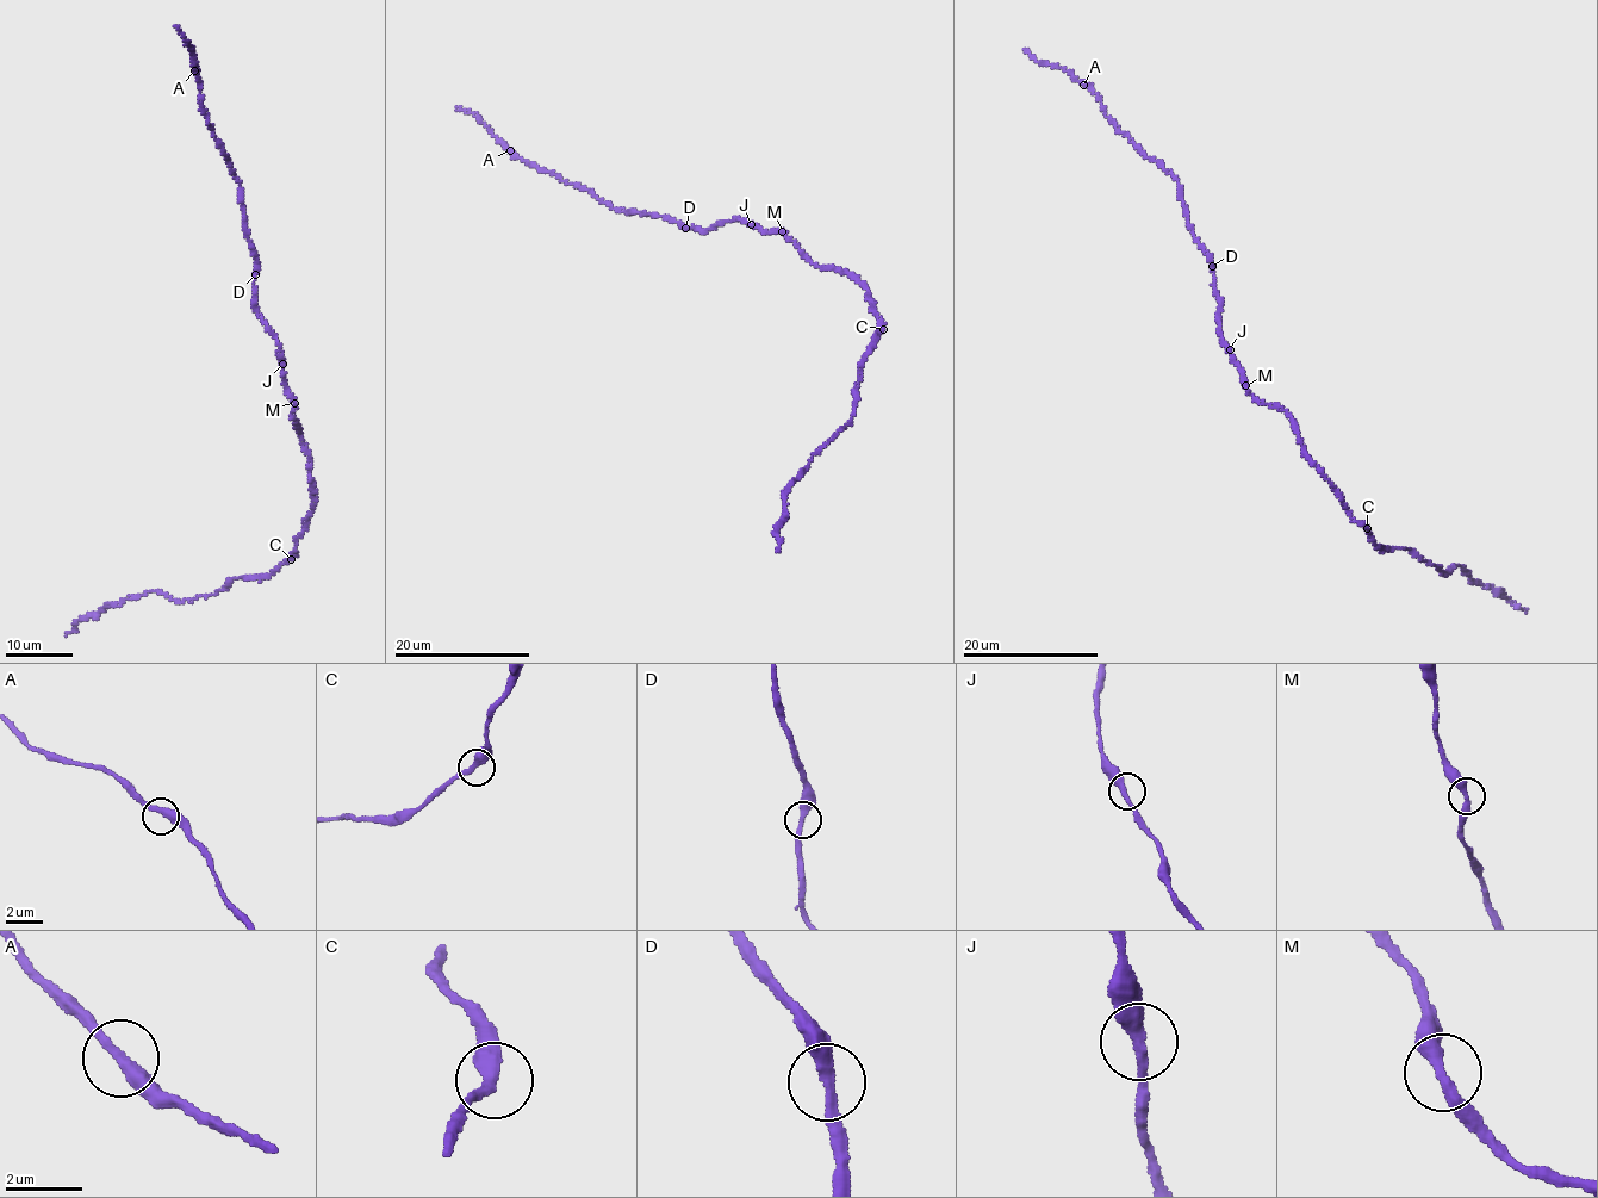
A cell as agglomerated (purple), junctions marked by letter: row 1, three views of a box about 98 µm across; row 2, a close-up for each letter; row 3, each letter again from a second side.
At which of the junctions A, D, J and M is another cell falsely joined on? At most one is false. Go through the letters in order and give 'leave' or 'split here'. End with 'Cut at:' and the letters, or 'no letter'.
A: leave
D: leave
J: leave
M: leave
Cut at: no letter

